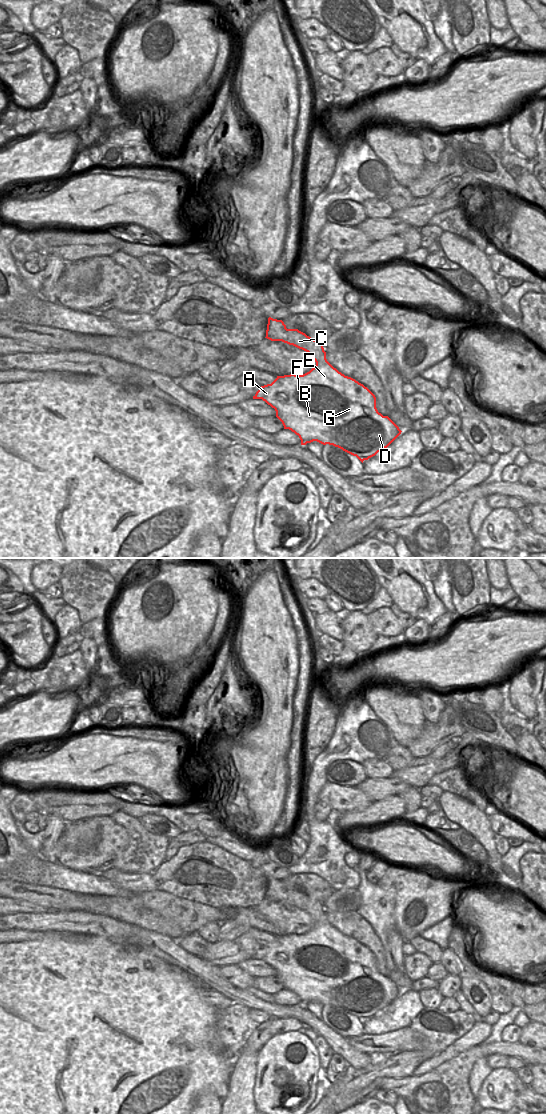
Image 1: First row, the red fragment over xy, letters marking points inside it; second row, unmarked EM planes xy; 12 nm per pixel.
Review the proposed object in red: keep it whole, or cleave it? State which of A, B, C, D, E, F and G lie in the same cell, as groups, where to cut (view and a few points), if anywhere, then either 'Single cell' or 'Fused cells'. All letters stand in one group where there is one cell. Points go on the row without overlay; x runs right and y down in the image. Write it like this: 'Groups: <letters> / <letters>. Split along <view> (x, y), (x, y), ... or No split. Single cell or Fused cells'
Groups: A B C D E F G. No split. Single cell

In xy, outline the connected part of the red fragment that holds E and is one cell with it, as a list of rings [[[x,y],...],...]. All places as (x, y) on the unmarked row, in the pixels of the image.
[[[268,878],[266,897],[271,901],[282,901],[308,912],[316,925],[303,935],[277,936],[271,943],[256,952],[253,959],[262,959],[276,971],[276,977],[282,982],[284,989],[289,989],[299,996],[301,1005],[317,1001],[323,1005],[329,1004],[356,1016],[362,1023],[387,1008],[400,994],[399,987],[388,977],[383,976],[376,968],[375,955],[363,944],[345,936],[334,928],[326,919],[323,904],[312,899],[298,889],[287,889],[282,880]]]

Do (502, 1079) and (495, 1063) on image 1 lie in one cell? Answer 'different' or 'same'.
different

